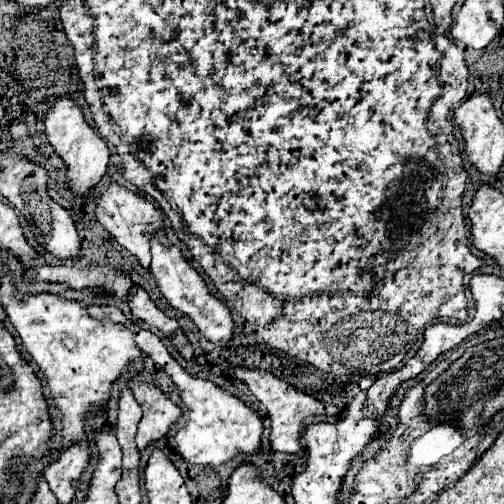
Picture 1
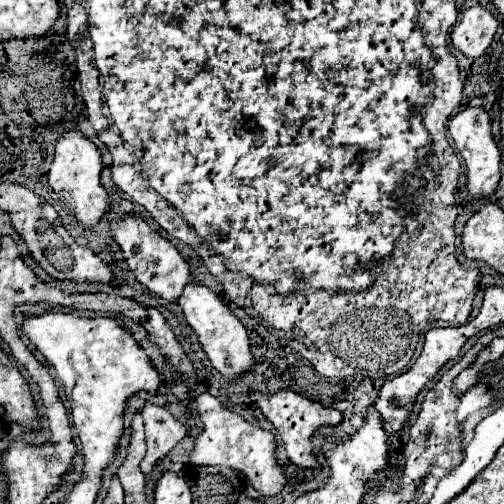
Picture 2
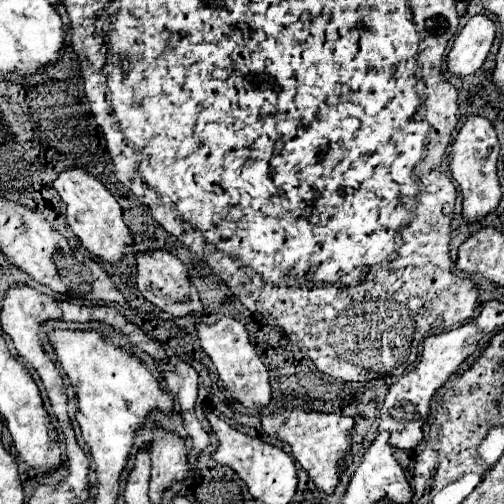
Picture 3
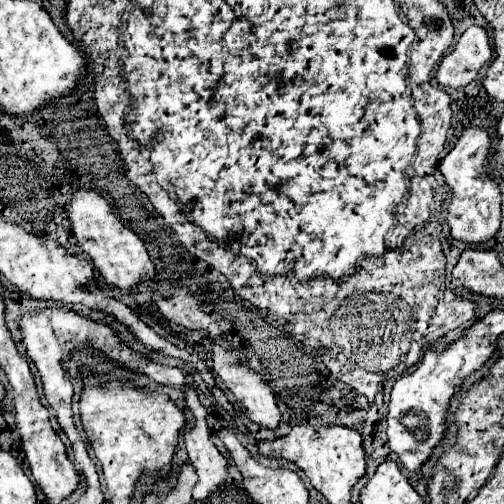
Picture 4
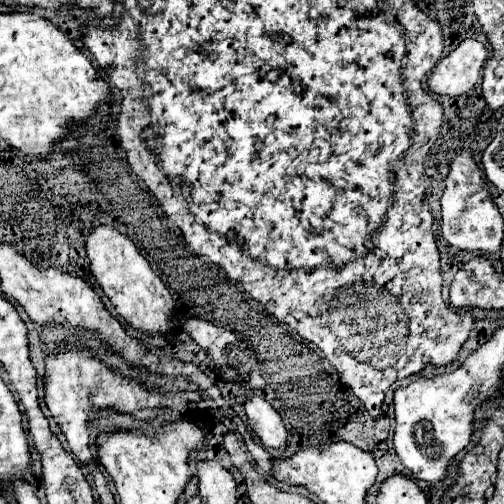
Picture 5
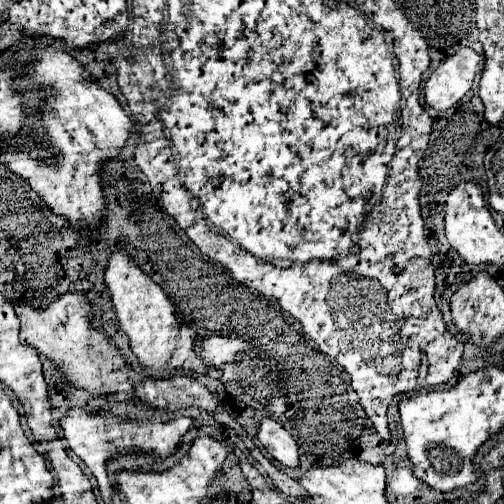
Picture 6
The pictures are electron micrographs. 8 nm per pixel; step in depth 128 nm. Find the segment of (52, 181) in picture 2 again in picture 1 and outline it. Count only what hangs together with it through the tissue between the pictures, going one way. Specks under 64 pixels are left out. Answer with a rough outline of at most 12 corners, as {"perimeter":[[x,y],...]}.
{"perimeter":[[70,94],[44,116],[66,180],[86,194],[106,172],[108,148]]}

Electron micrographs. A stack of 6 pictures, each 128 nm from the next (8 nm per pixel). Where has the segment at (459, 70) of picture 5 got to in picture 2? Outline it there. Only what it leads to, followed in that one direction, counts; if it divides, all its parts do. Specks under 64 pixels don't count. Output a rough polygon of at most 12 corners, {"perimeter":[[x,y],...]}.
{"perimeter":[[476,4],[452,30],[452,44],[478,58],[498,30],[496,16]]}

